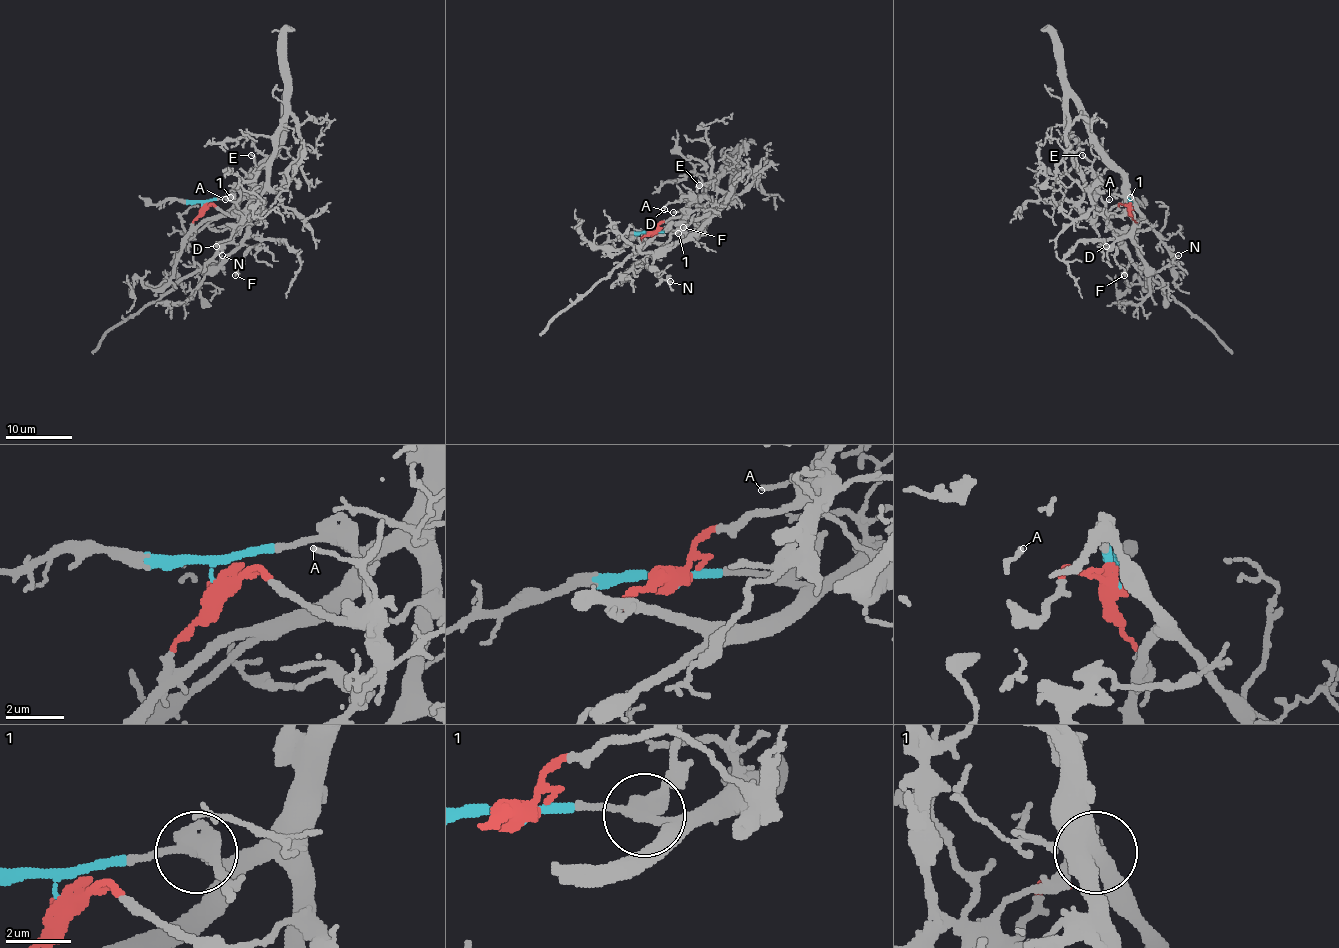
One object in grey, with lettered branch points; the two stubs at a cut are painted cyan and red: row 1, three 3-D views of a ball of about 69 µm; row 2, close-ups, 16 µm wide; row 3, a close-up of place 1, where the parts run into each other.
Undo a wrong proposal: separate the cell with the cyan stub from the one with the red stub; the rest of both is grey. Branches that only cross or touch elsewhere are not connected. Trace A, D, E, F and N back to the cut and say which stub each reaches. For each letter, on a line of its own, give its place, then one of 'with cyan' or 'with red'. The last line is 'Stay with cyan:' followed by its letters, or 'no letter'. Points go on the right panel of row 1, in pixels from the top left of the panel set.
A: (1109, 199) | with red
D: (1106, 246) | with red
E: (1082, 155) | with red
F: (1124, 275) | with cyan
N: (1178, 255) | with cyan
Stay with cyan: F, N

